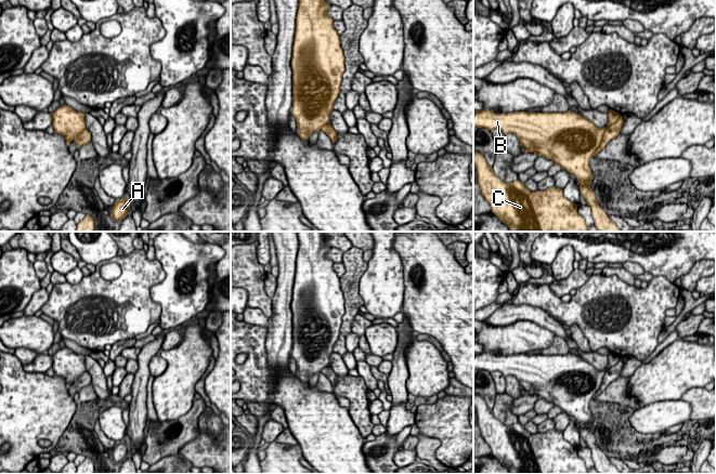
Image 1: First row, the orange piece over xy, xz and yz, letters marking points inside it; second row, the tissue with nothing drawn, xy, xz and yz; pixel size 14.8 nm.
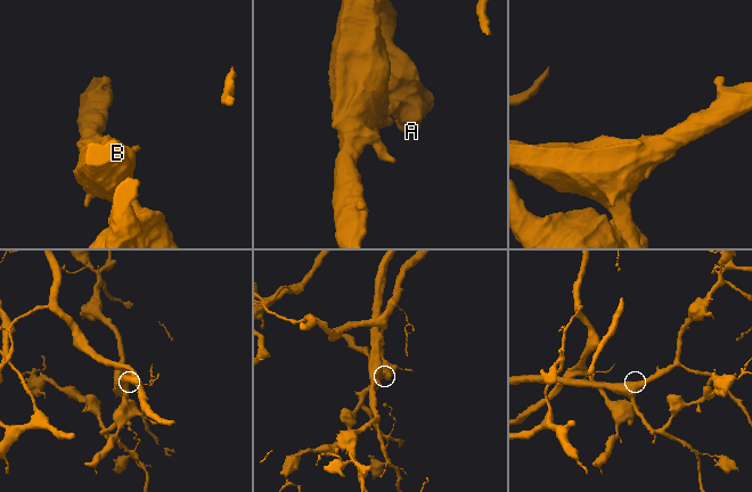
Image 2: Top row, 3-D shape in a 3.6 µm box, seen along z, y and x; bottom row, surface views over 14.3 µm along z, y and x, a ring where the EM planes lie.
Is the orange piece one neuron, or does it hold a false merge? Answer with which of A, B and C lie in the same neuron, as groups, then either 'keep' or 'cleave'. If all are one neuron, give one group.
groups A C / B; cleave

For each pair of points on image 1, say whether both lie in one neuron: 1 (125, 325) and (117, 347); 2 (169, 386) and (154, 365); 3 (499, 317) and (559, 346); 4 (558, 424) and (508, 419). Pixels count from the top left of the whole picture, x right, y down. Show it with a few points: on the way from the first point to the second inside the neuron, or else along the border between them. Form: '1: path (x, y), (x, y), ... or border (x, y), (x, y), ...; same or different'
1: border (133, 337), (116, 341), (112, 345); different
2: border (158, 354), (166, 361), (167, 368), (155, 378); different
3: border (556, 334), (570, 349); different
4: border (513, 399), (511, 411), (518, 417), (519, 421); different

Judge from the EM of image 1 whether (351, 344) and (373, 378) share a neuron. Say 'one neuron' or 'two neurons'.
one neuron

